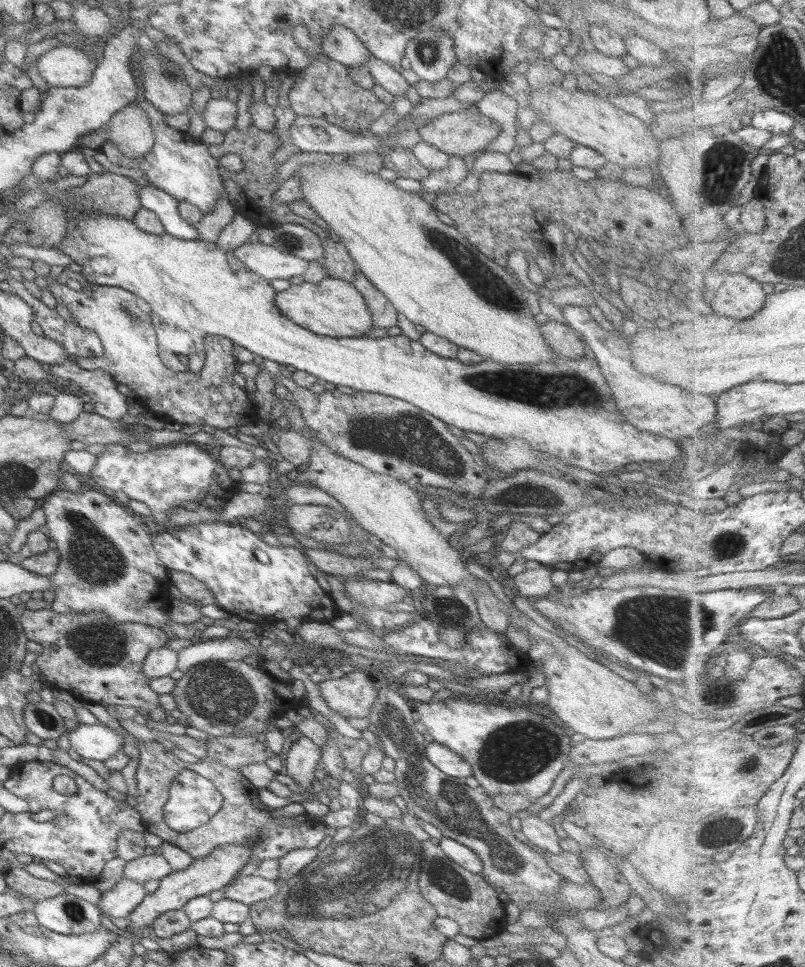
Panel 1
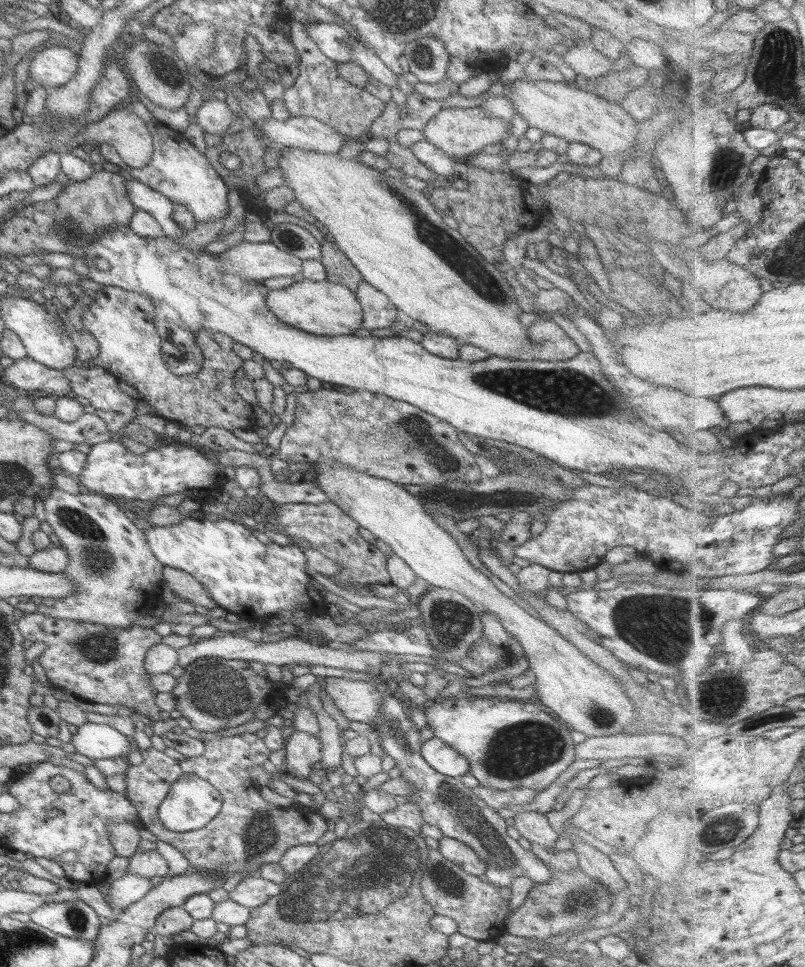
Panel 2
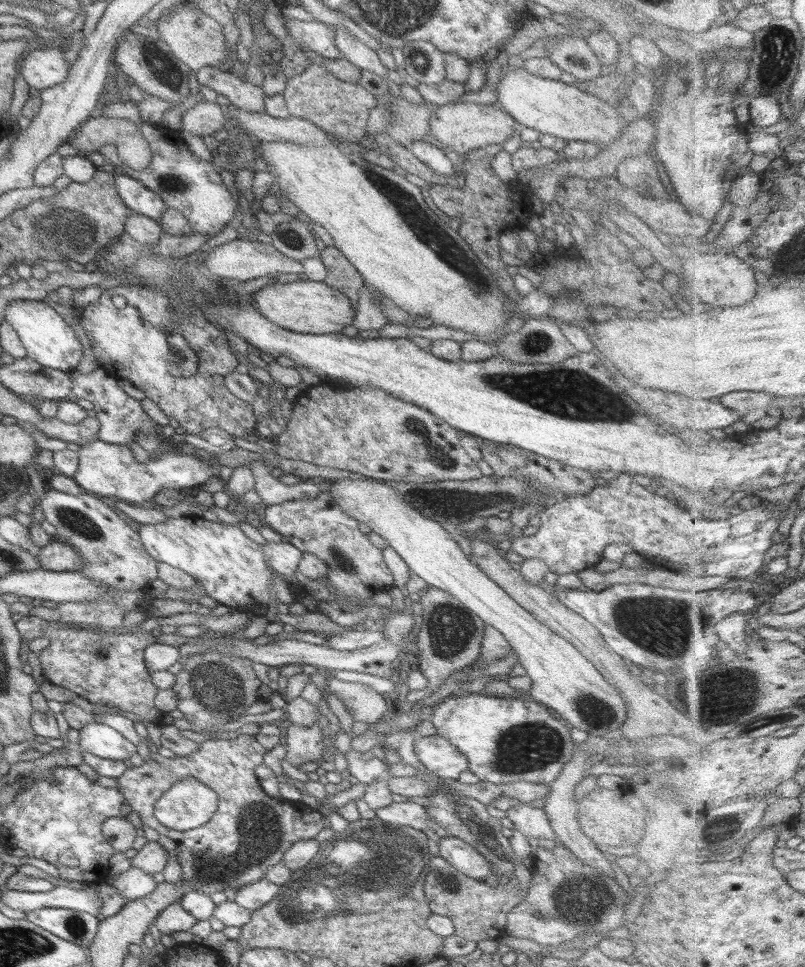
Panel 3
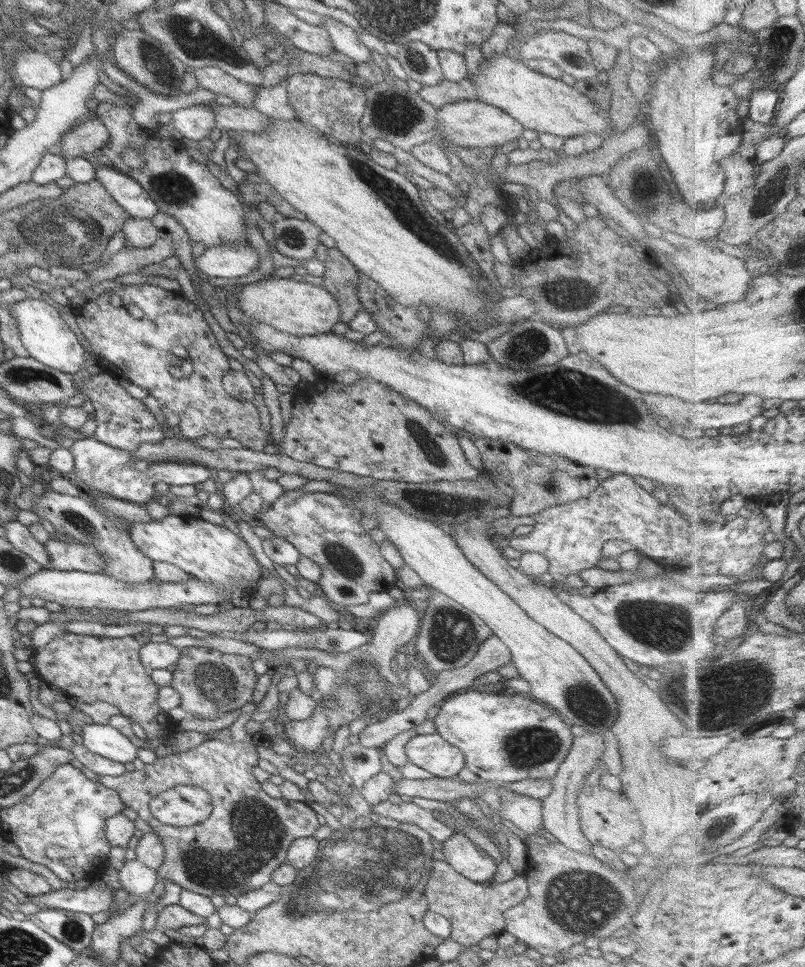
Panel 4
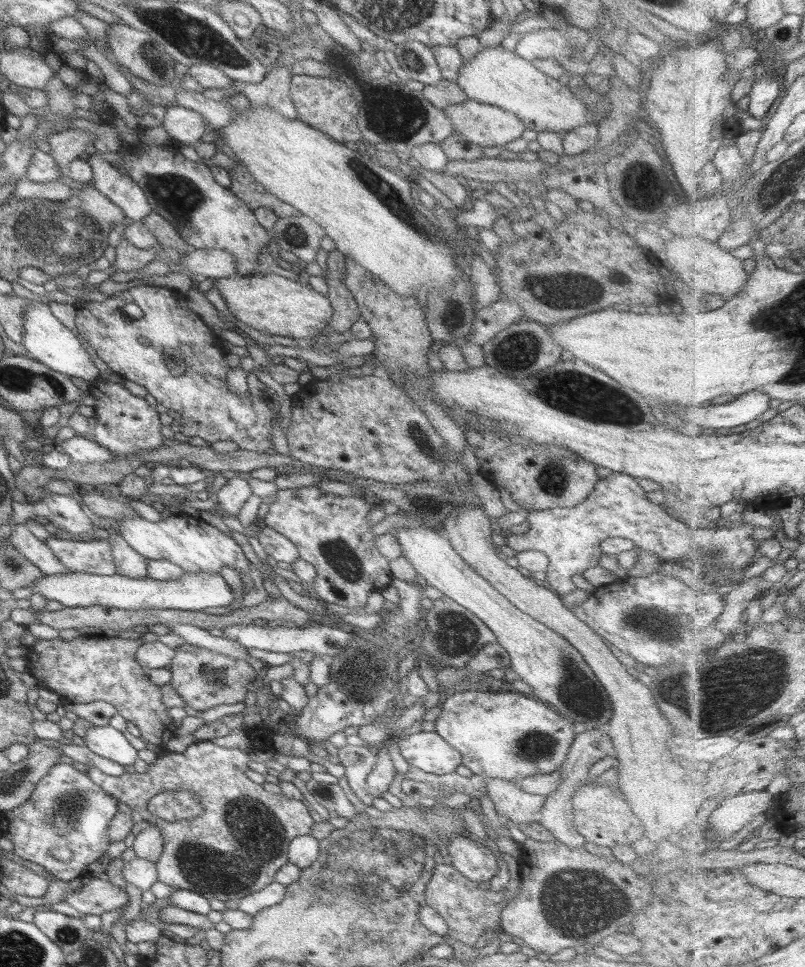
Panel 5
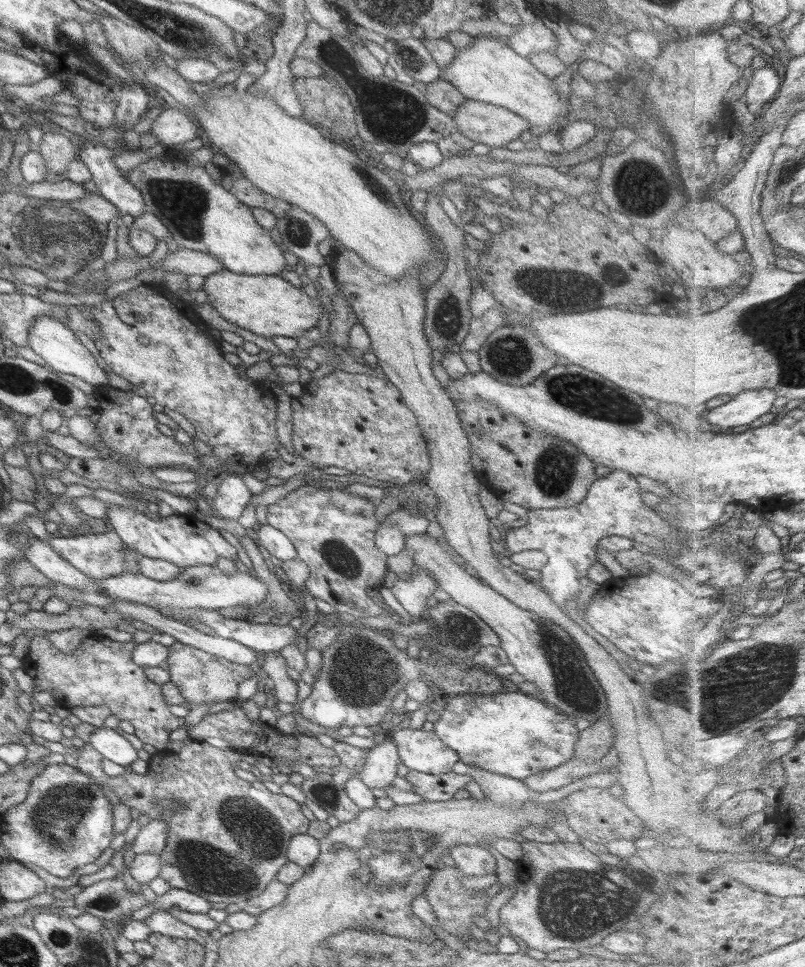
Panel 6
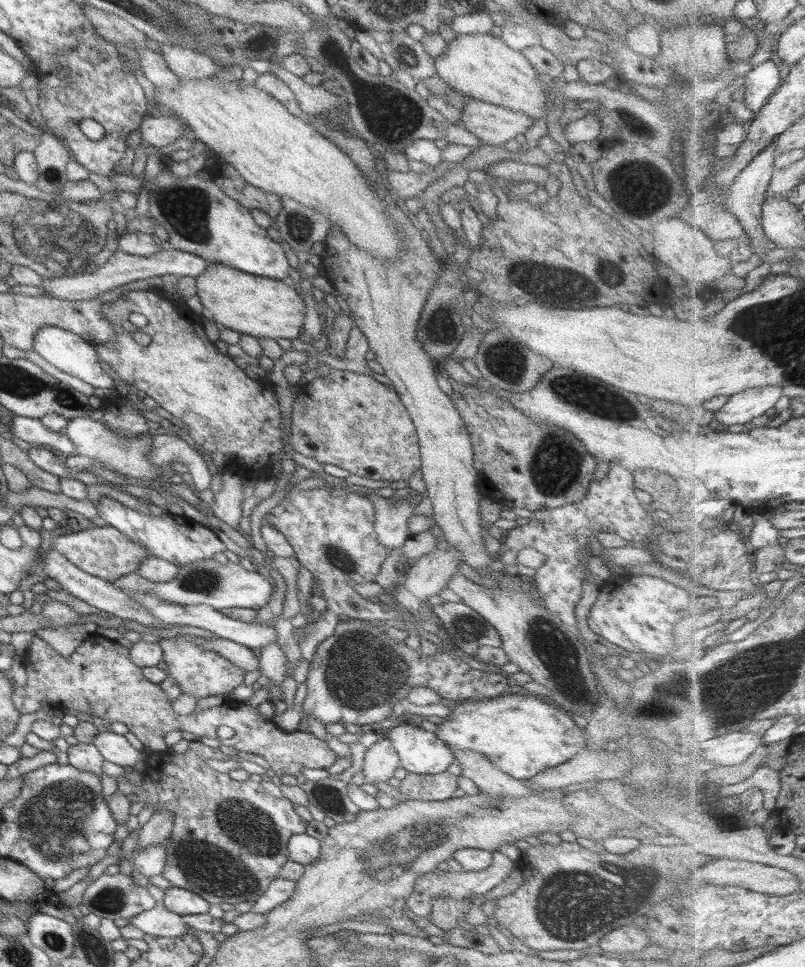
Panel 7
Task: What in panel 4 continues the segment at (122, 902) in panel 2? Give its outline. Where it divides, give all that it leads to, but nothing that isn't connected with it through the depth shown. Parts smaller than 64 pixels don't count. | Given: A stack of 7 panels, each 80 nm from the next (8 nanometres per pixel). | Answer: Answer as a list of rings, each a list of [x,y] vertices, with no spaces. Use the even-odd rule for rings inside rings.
[[[137,859],[125,861],[117,875],[119,888],[129,895],[149,896],[153,886],[158,882],[156,871],[141,865]]]

